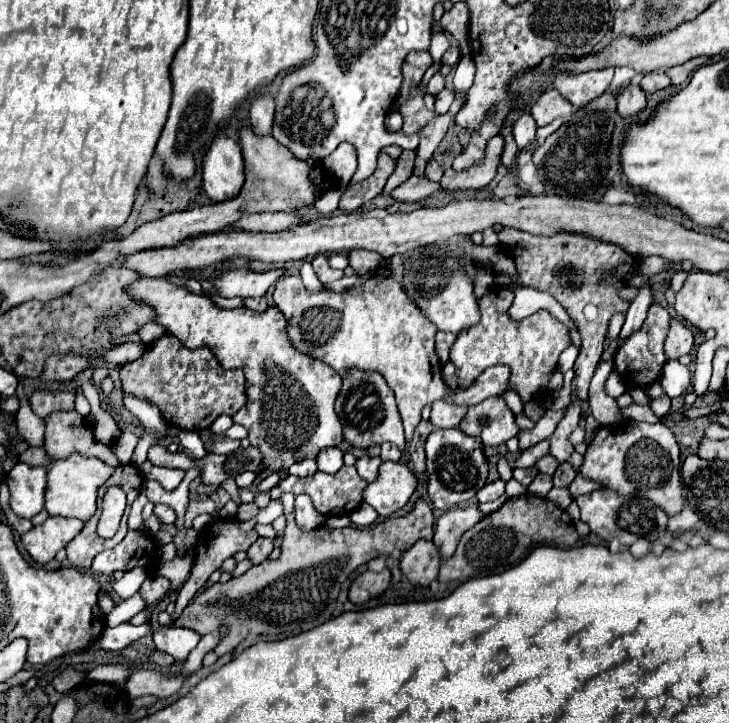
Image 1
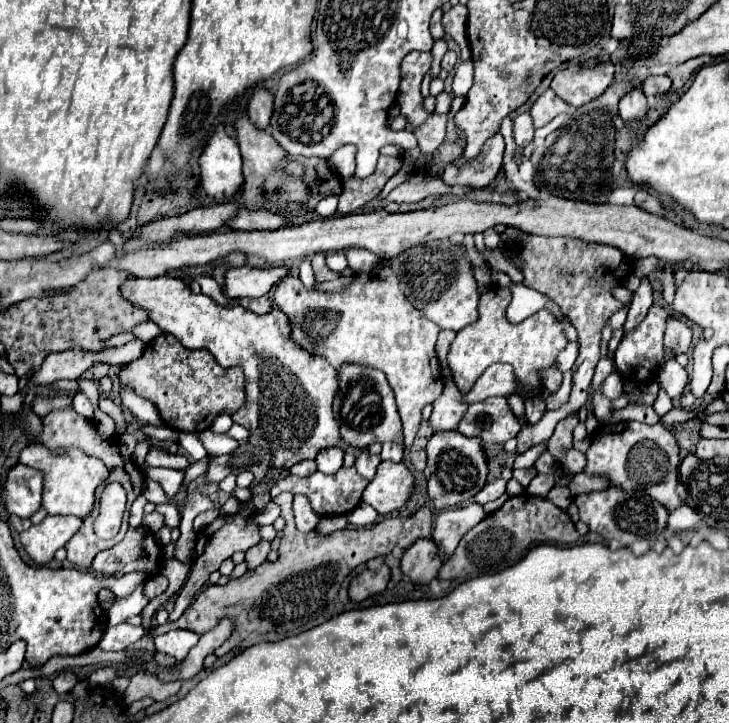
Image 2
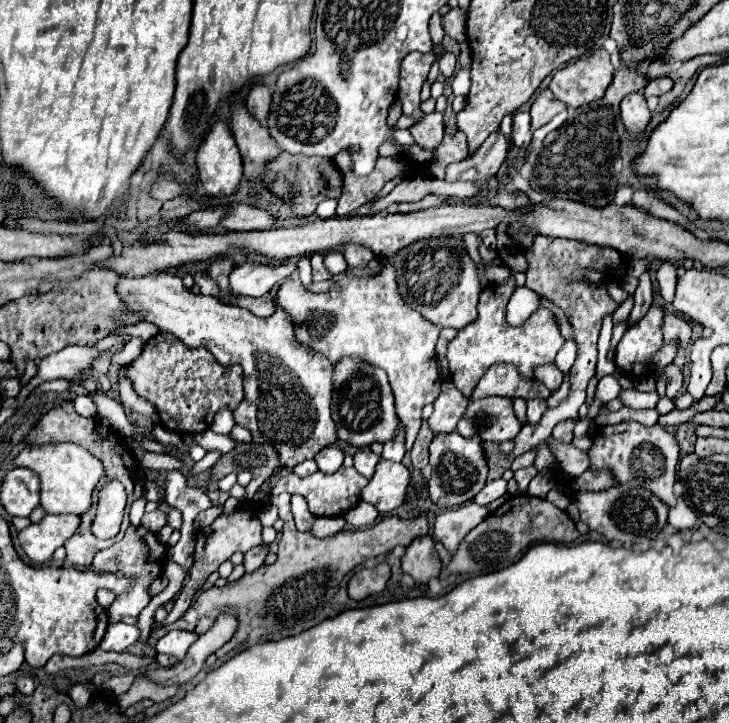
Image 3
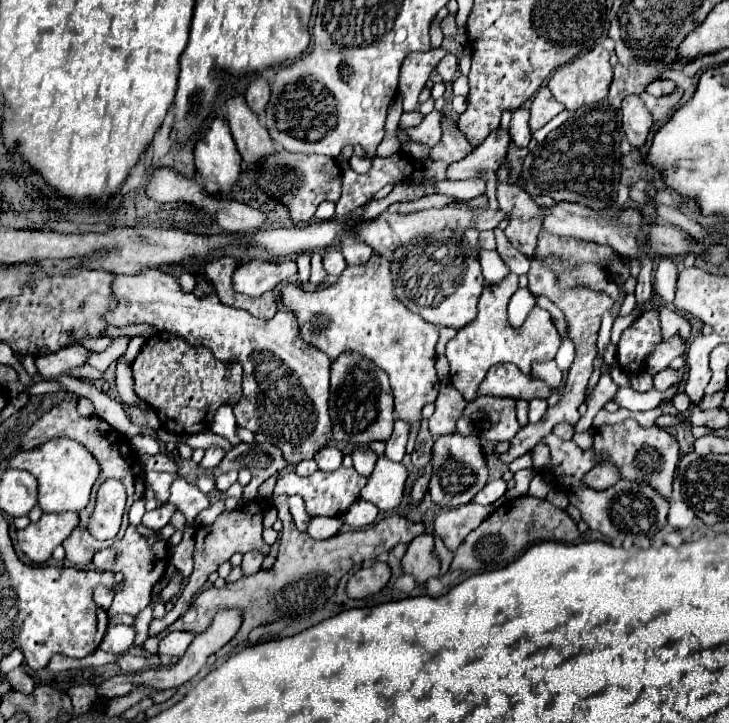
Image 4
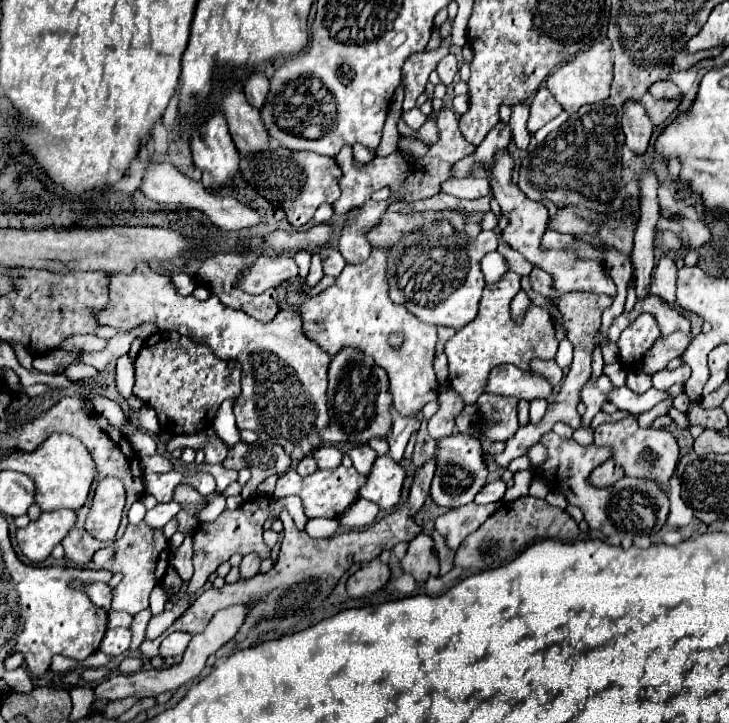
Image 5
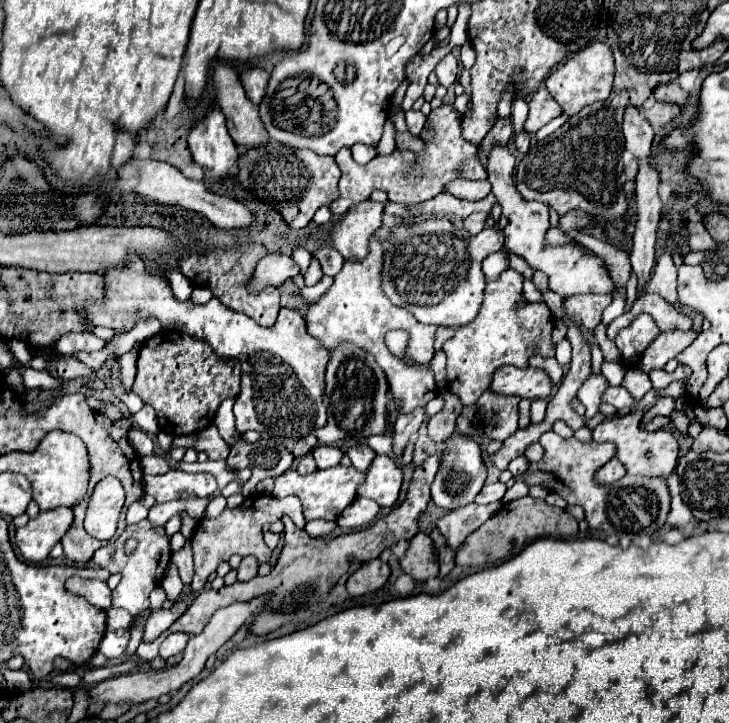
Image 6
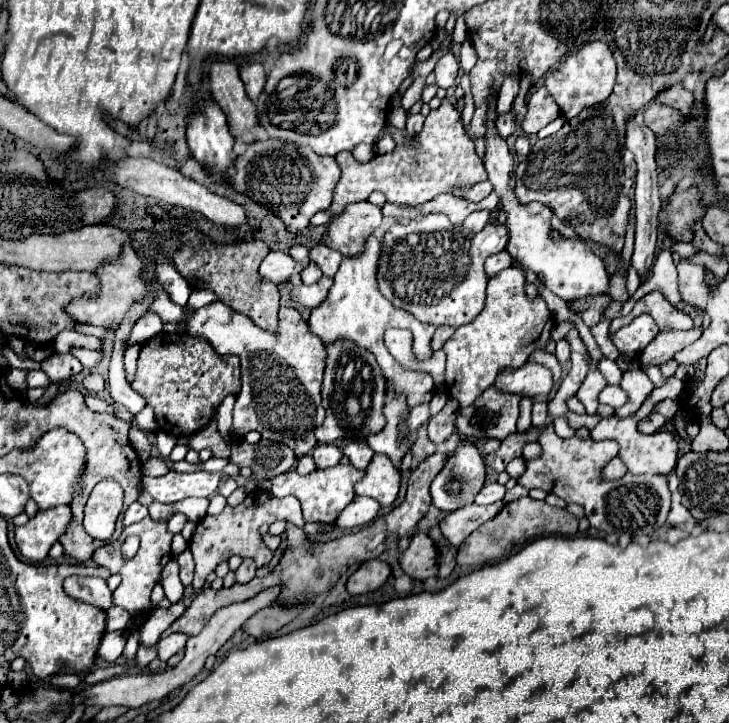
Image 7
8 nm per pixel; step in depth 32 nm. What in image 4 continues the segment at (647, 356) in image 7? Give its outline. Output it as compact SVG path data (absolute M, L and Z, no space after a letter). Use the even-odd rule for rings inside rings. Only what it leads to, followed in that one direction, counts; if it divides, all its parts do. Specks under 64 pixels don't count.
M674 336L670 340L662 340L662 344L650 354L646 360L646 370L650 374L658 374L668 368L668 364L684 352L684 340L680 336Z

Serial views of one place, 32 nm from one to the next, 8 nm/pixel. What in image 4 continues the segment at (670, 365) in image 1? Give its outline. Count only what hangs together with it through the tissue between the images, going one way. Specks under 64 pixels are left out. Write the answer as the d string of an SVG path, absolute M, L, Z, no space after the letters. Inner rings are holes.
M677 383L671 386L668 390L660 392L656 388L648 390L648 392L636 392L632 388L620 388L616 392L616 402L622 406L622 408L628 408L628 410L652 410L656 408L662 400L671 401L676 395L676 388L680 385Z

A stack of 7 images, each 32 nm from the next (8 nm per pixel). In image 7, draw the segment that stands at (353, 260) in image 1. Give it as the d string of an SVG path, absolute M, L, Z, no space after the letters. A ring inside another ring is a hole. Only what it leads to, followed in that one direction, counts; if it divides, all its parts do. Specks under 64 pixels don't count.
M370 202L350 204L350 206L346 206L346 210L342 214L338 214L328 224L328 232L324 234L324 244L338 250L342 256L360 256L364 252L368 236L374 234L374 230L380 226L380 222L382 222L382 208L380 206L374 206Z

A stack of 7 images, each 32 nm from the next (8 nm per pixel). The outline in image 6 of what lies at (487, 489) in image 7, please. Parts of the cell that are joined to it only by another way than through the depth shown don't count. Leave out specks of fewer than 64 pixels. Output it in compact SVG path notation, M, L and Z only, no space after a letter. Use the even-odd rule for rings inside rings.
M494 482L494 484L486 484L482 488L482 492L478 492L476 496L476 504L490 504L490 502L498 502L502 500L506 492L506 484L504 482Z

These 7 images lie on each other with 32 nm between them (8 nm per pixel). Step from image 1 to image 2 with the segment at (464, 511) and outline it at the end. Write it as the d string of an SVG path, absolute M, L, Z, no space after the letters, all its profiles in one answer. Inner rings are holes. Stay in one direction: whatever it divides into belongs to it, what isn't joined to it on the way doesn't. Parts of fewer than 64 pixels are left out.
M472 502L466 504L462 508L450 508L444 510L436 522L434 522L434 532L432 532L432 540L444 550L446 556L452 556L460 538L474 528L482 518L484 518L484 510L480 504Z

